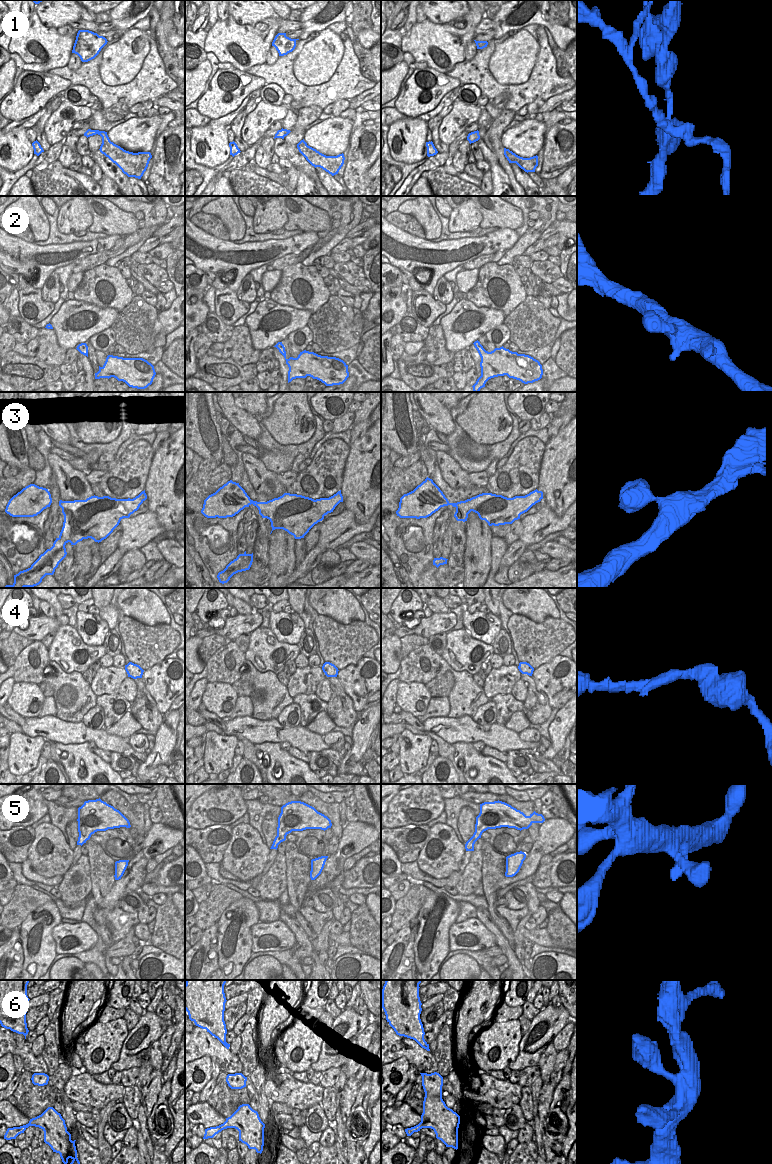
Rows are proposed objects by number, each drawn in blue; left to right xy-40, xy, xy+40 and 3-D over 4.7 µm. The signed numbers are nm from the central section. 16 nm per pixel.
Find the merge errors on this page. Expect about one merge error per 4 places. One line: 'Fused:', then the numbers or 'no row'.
Fused: 1

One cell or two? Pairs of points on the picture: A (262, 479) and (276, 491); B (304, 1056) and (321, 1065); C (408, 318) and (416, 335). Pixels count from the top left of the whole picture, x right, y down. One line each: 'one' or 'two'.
A: one
B: two
C: one

